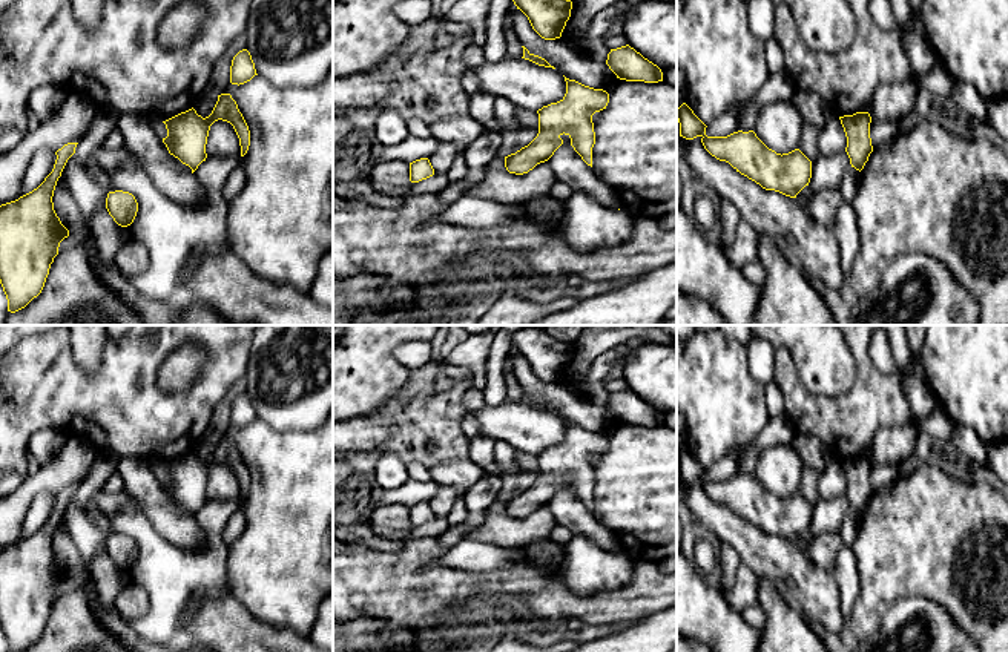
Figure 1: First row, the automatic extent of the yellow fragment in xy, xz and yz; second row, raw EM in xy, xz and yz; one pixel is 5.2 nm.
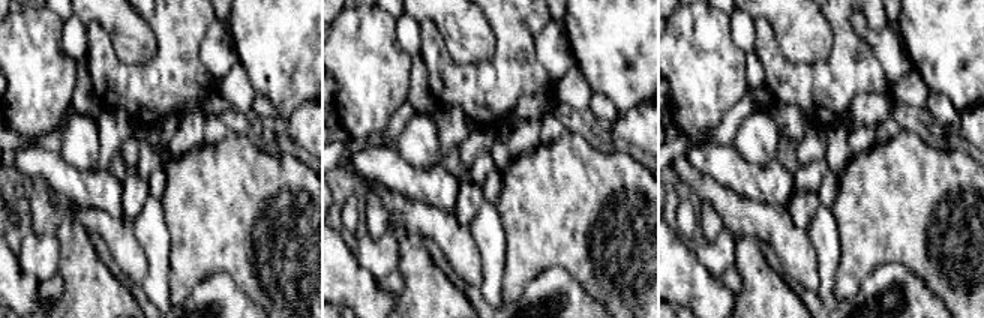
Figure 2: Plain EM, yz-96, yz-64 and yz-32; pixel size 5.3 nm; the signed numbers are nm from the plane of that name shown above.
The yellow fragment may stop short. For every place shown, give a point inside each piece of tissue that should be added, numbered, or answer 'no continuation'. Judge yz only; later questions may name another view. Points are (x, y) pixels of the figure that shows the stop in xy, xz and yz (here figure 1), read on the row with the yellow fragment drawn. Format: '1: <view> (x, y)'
no continuation

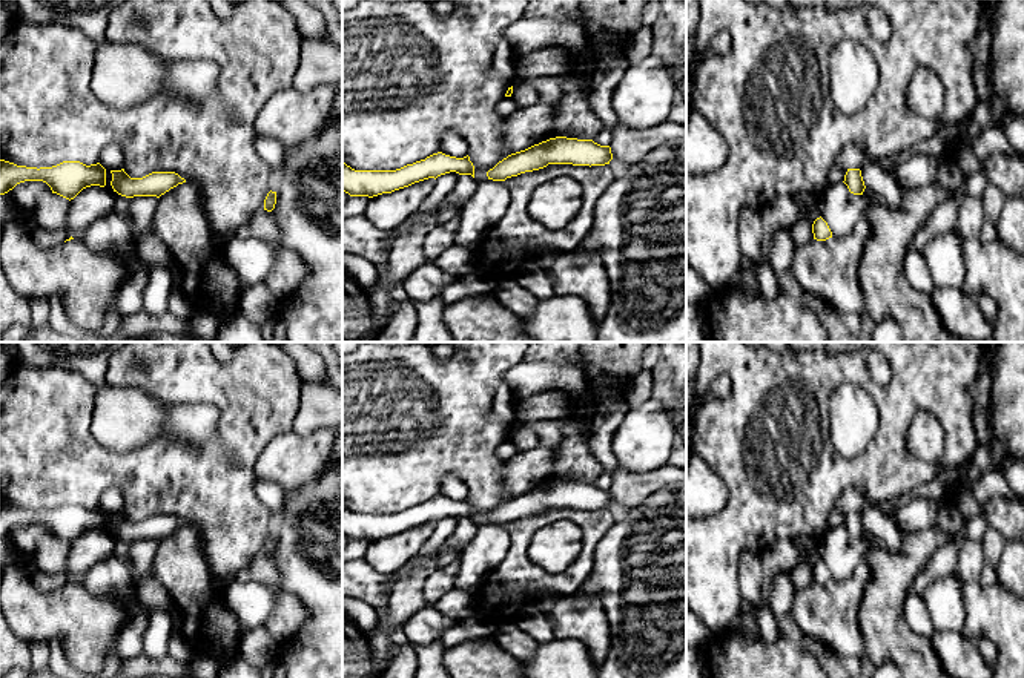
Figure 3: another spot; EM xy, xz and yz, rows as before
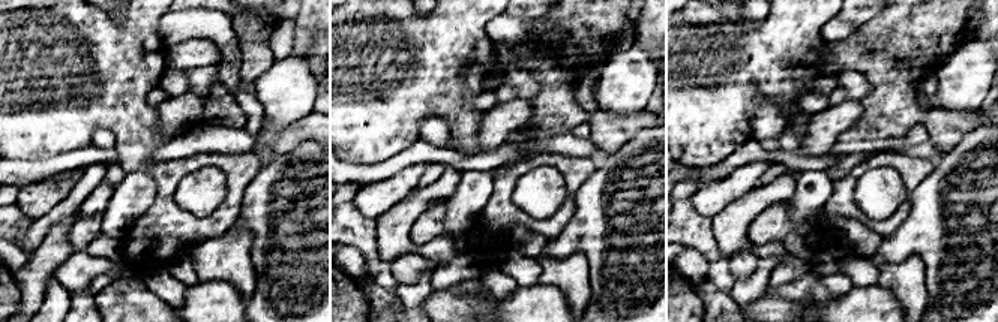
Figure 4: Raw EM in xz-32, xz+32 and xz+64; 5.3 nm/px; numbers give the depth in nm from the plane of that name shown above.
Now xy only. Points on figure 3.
no continuation

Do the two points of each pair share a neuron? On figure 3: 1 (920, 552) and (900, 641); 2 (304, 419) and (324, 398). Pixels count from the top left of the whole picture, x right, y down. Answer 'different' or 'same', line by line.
1: same
2: same

